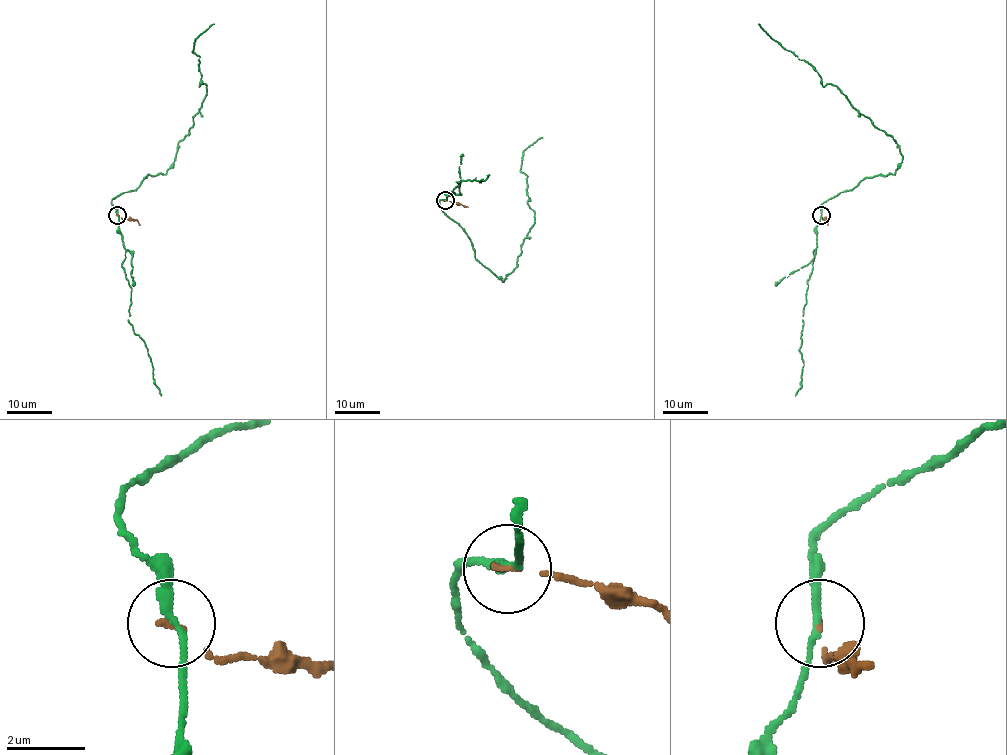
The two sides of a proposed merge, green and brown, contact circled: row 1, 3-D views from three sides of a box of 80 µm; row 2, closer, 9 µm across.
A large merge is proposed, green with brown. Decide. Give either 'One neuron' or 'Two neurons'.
Two neurons

